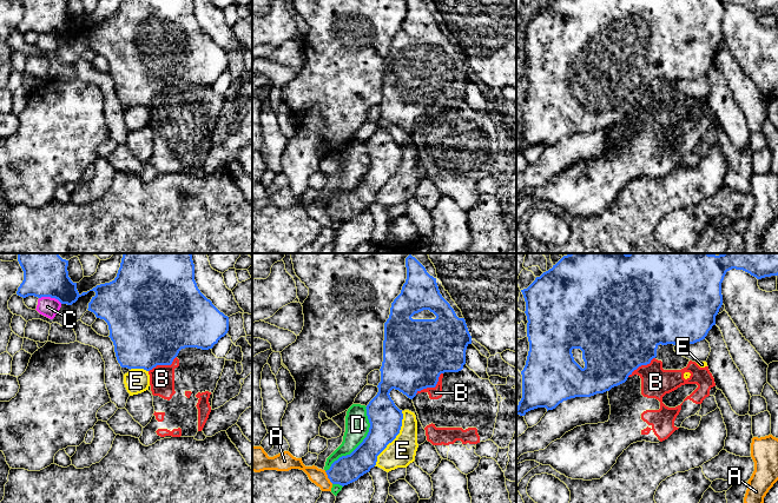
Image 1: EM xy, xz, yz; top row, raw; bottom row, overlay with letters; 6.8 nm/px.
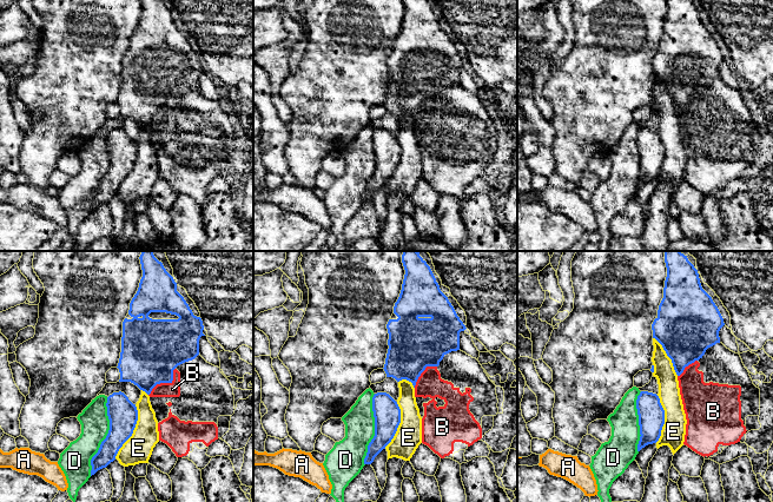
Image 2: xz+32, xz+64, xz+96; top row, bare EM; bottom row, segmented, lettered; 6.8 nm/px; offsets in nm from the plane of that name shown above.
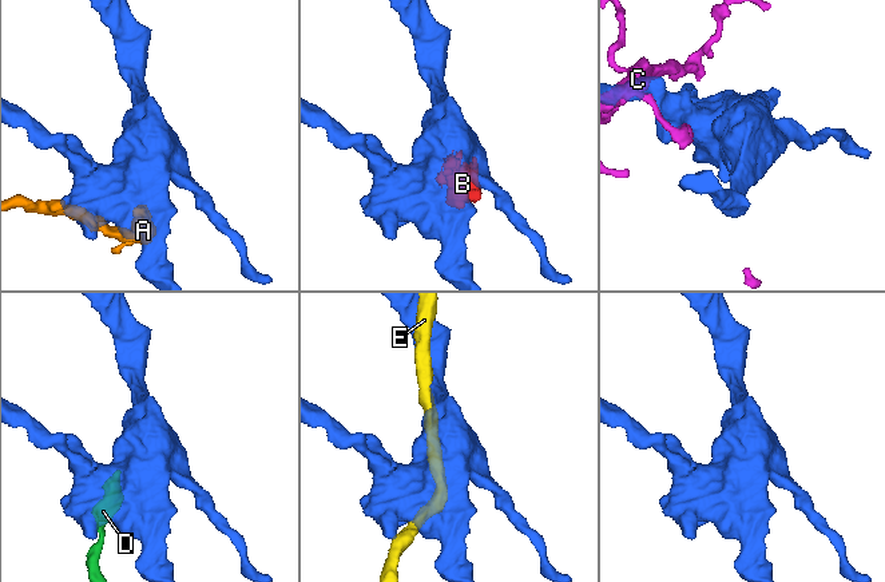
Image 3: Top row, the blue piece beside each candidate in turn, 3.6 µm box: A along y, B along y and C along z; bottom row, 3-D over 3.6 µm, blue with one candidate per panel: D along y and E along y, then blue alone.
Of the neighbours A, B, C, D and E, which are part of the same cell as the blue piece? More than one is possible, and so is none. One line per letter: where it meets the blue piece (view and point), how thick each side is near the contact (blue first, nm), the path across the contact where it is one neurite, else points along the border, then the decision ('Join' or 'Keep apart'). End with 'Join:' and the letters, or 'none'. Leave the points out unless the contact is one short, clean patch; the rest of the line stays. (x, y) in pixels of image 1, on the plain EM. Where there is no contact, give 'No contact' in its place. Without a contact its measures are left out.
A: Touches blue at xz (328, 213). Thickness 190 nm (blue) against 110 nm. Boundary: xz (324, 207), (333, 219). Keep apart
B: Touches blue at xz (432, 123). Thickness 440 nm (blue) against 80 nm. Boundary: xz (442, 108), (434, 123), (423, 124), (415, 130). Keep apart
C: Touches blue at xy (51, 33). Thickness 220 nm (blue) against 140 nm. Keep apart
D: Touches blue at xz (361, 179). Thickness 220 nm (blue) against 160 nm. Keep apart
E: Touches blue at xz (394, 174). Thickness 220 nm (blue) against 190 nm. Keep apart
Join: none

